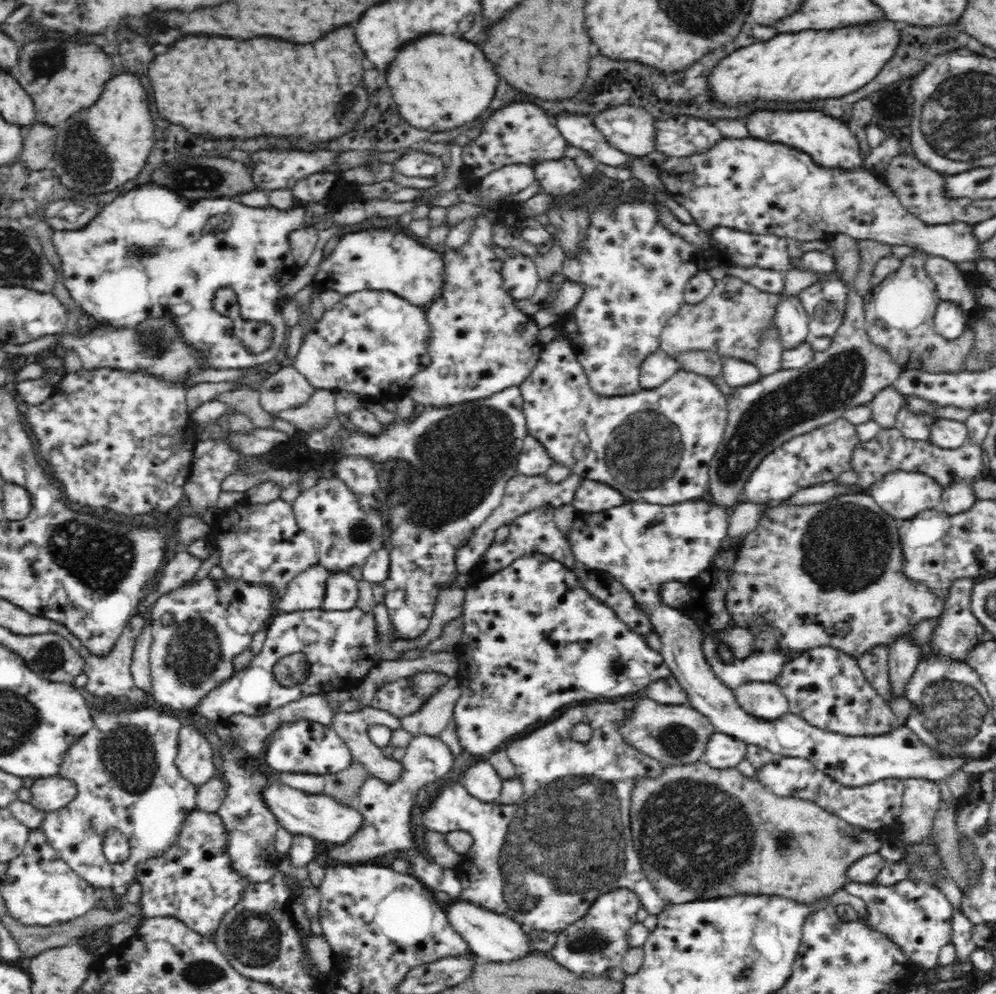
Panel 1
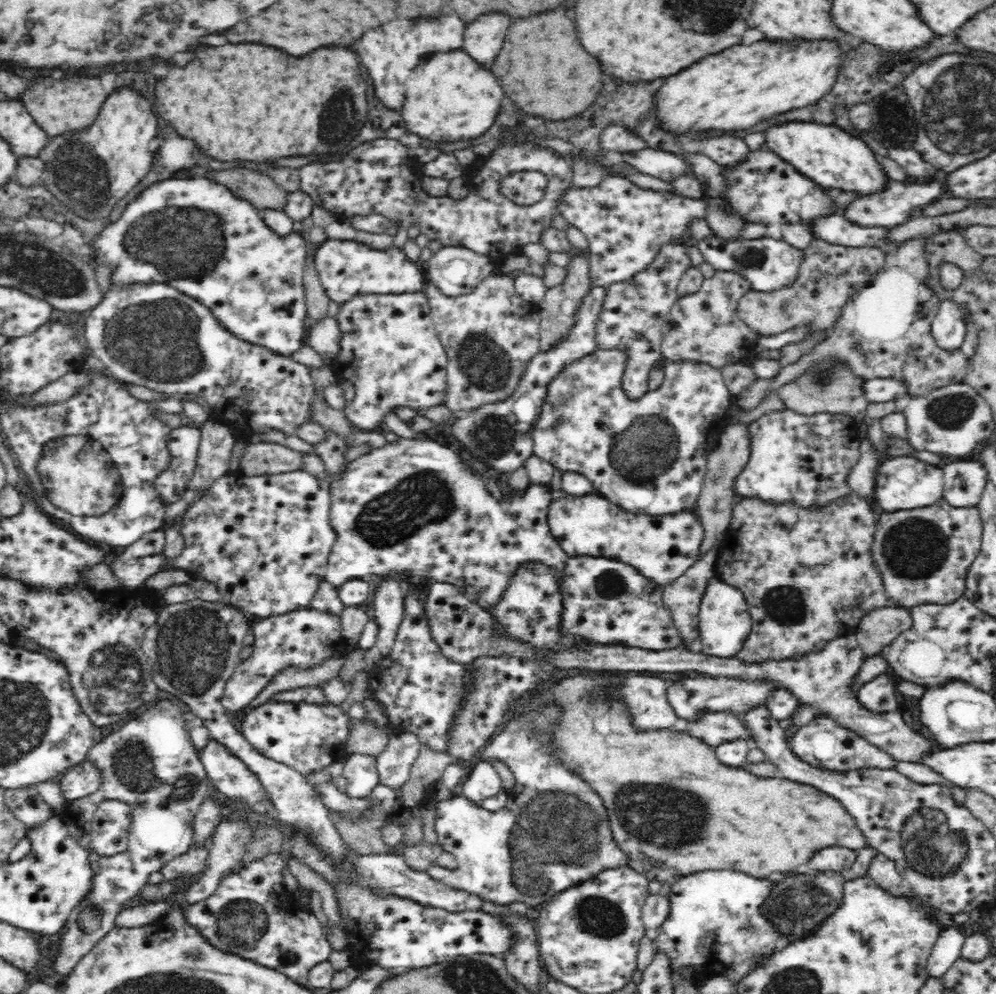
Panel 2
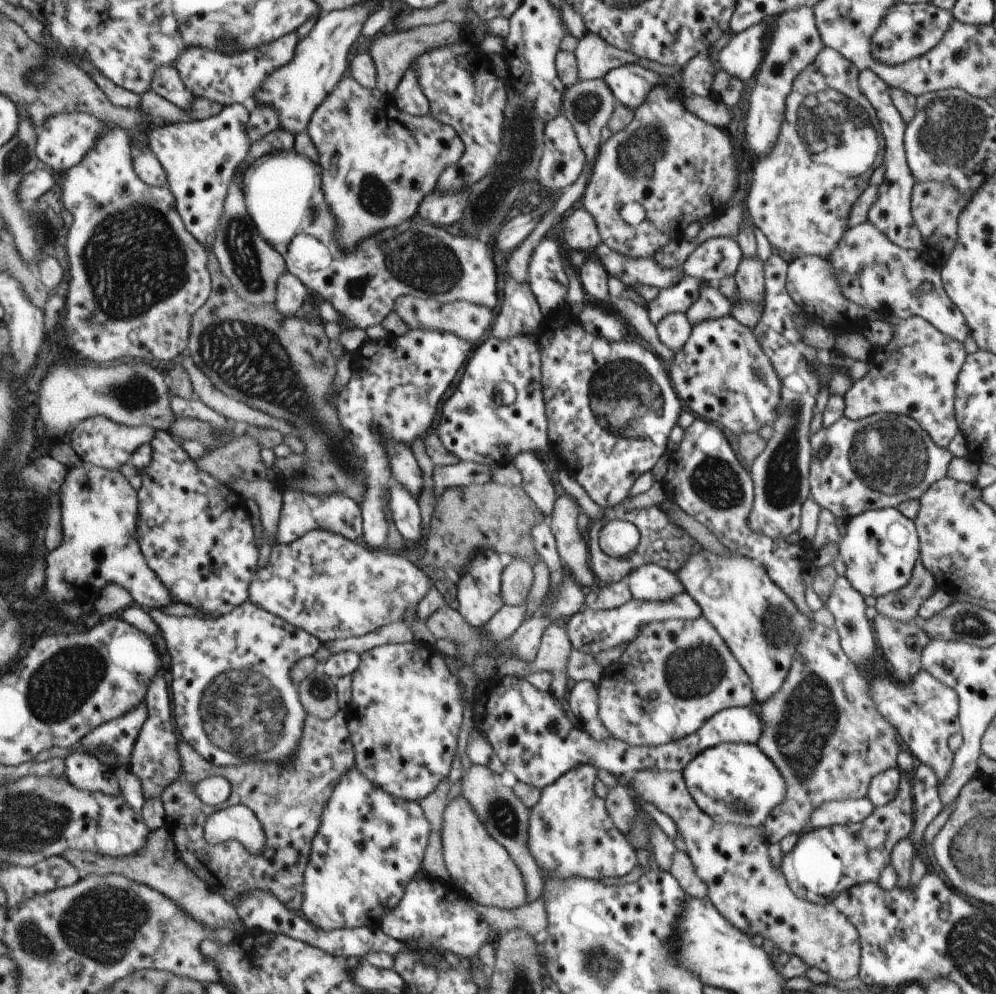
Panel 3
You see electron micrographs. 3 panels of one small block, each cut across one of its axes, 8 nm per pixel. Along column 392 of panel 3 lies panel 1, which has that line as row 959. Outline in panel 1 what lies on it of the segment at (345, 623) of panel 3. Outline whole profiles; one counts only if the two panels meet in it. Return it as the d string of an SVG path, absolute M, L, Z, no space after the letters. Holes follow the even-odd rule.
M626 887L604 891L582 916L557 932L557 941L548 956L577 976L603 976L606 970L620 966L629 949L628 931L637 922L640 907L638 895Z

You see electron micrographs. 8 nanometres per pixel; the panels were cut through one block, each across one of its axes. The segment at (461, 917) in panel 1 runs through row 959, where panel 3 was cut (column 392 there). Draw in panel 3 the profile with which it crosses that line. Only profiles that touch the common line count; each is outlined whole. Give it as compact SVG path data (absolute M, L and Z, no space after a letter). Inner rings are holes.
M394 482L390 485L390 512L392 512L392 520L403 538L408 544L417 545L420 542L420 526L422 526L422 520L420 520L420 506L418 502L414 500L414 496L410 494L407 487L402 486L401 482Z

